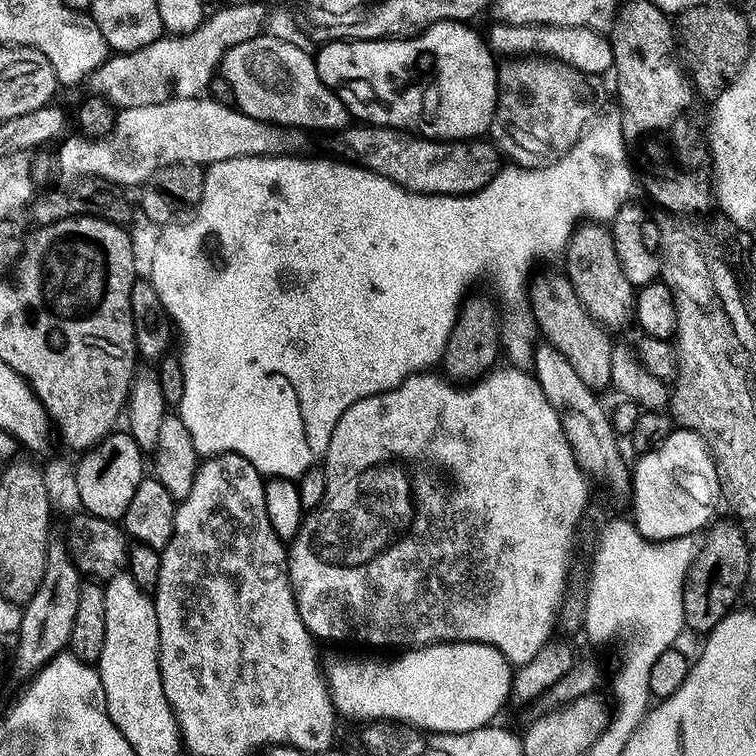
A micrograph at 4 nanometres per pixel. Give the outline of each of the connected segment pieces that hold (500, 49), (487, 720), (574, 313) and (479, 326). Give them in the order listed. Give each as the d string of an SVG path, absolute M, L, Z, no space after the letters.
M499 22L493 23L493 25L493 28L486 32L486 43L497 57L519 58L529 54L539 54L554 60L561 60L563 64L569 64L570 67L585 74L609 71L612 68L612 45L609 37L587 26L566 28L551 24L501 24Z
M462 640L427 644L425 648L401 651L397 656L397 660L336 660L327 665L328 691L341 717L353 716L359 722L403 720L429 733L465 732L491 725L504 703L509 703L514 668L494 646Z
M563 271L544 272L538 276L531 281L528 304L531 319L539 335L541 332L546 343L554 350L558 350L558 354L562 354L562 358L566 358L570 366L574 366L574 374L578 374L578 378L582 378L582 382L586 382L588 388L607 389L612 382L610 362L614 347L614 340L608 337L611 336L609 329L602 327L594 318L590 318L590 314L586 314L586 306L578 302L578 294L574 294L574 286Z
M469 295L465 299L444 347L443 375L460 386L483 380L497 367L496 355L502 352L502 320L500 324L500 316L496 313L497 301L491 295L488 296Z

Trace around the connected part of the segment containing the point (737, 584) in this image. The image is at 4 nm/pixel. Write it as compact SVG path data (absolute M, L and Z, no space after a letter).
M720 524L714 528L707 533L709 536L705 538L704 545L698 548L688 567L682 594L685 625L701 634L711 632L718 622L722 622L722 618L726 618L737 607L736 599L742 596L742 589L748 579L750 545L744 541L743 534L732 524Z

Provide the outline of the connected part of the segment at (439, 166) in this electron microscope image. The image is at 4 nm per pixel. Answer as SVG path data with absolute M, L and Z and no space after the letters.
M360 122L357 128L352 126L341 131L338 139L342 147L348 148L349 154L352 155L349 157L360 167L368 168L371 172L380 172L398 186L407 188L410 192L420 192L423 196L471 196L472 193L485 188L502 167L502 156L495 143L484 138L438 140L425 138L419 134L413 135L408 130L386 128L371 122Z

